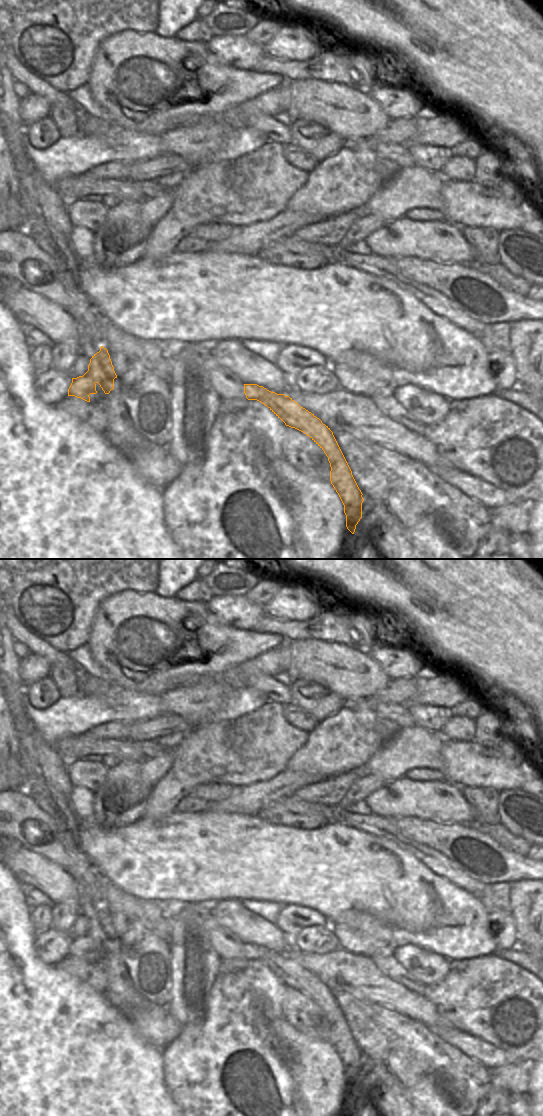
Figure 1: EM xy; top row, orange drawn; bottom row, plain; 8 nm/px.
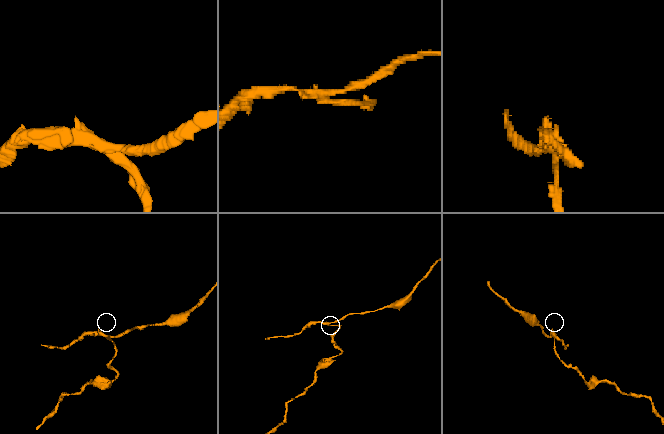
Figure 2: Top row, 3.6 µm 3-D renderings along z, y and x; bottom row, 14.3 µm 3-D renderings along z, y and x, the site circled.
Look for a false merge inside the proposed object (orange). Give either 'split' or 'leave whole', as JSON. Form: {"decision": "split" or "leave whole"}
{"decision": "split"}

